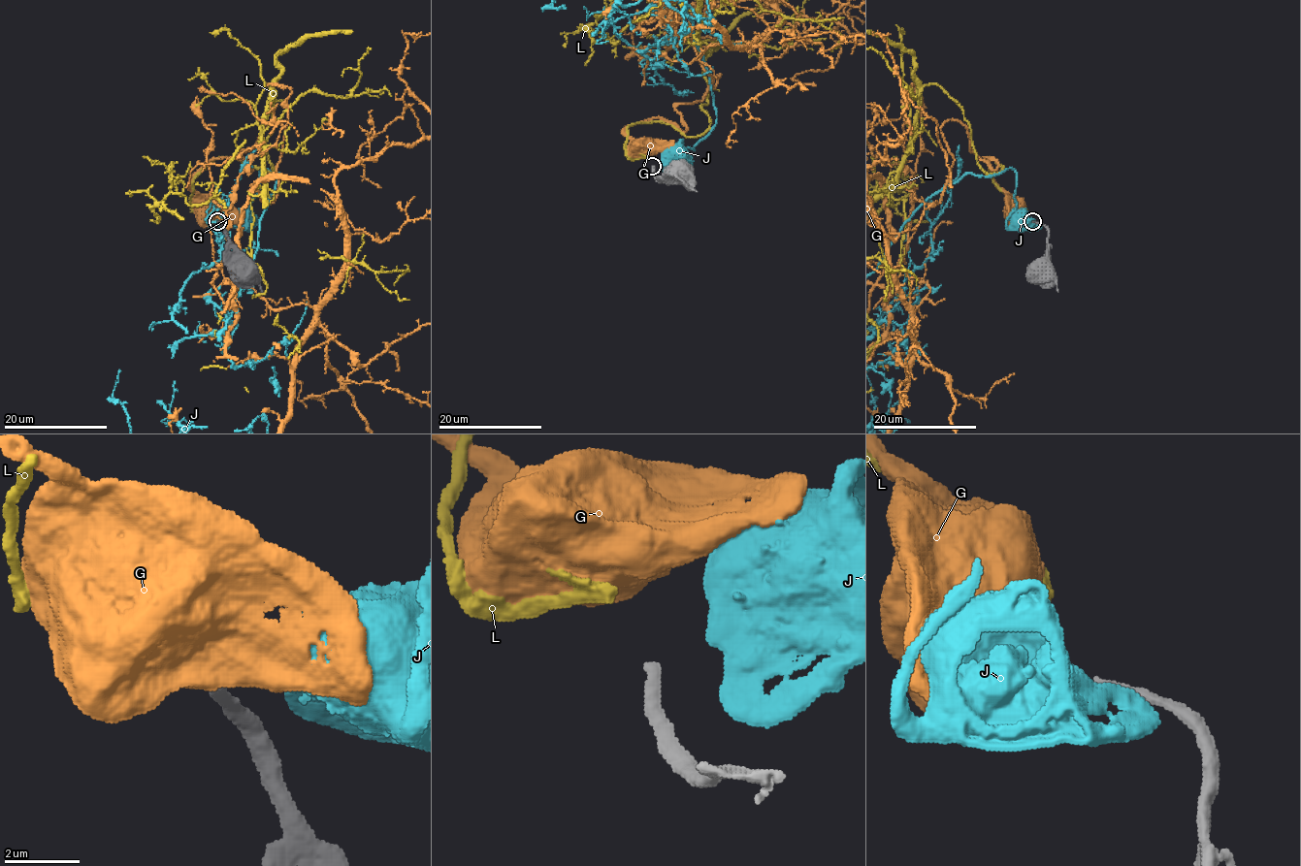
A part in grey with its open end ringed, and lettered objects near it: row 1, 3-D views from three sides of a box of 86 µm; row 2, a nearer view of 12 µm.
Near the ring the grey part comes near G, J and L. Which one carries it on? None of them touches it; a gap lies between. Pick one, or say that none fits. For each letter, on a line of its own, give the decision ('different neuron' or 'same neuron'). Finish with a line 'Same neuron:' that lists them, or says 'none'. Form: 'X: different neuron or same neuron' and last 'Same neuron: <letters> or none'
G: different neuron
J: different neuron
L: same neuron
Same neuron: L

